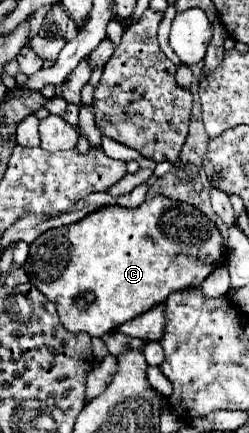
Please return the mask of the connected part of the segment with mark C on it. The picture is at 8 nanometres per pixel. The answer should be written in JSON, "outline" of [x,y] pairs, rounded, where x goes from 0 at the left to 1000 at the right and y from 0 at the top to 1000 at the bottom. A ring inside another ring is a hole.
{"outline":[[[618,455],[538,483],[474,473],[410,478],[313,515],[177,533],[120,566],[96,626],[120,640],[120,654],[225,704],[241,746],[281,769],[410,778],[618,704],[659,700],[683,677],[803,658],[867,621],[892,594],[892,543],[827,497],[755,469],[691,464],[675,455]]]}

